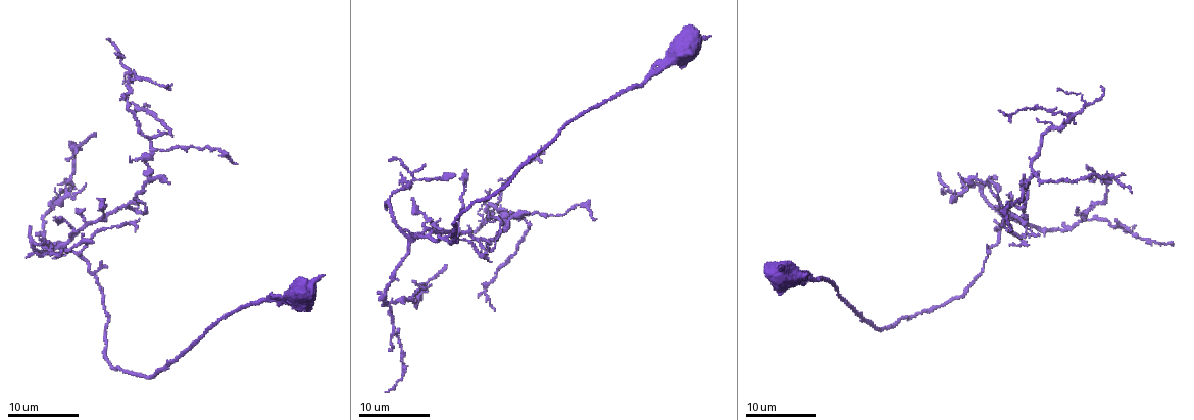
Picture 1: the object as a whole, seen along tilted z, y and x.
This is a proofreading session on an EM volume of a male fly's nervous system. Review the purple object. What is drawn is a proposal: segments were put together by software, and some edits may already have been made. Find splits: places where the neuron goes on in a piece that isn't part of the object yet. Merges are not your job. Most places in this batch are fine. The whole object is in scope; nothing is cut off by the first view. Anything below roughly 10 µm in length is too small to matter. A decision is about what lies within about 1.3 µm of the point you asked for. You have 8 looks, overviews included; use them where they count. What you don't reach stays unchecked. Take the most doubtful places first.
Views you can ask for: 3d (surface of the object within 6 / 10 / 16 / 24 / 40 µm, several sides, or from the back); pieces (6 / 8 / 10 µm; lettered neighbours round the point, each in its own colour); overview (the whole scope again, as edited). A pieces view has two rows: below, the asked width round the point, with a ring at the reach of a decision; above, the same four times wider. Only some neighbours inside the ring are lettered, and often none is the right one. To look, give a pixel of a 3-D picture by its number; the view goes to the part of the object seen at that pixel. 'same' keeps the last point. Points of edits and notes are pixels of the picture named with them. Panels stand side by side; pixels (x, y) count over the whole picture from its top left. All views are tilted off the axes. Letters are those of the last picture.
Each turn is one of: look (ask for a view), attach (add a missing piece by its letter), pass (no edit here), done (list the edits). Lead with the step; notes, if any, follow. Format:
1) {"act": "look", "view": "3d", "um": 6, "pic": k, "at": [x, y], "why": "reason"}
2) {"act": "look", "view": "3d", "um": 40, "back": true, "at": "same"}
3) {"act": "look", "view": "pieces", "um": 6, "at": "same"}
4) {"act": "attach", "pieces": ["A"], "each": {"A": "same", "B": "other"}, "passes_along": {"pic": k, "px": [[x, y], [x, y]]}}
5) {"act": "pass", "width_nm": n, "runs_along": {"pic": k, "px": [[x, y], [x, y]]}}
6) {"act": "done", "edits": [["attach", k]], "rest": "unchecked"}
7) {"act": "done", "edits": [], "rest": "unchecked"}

{"act": "look", "view": "3d", "um": 10, "pic": 1, "at": [445, 267], "why": "an open end"}

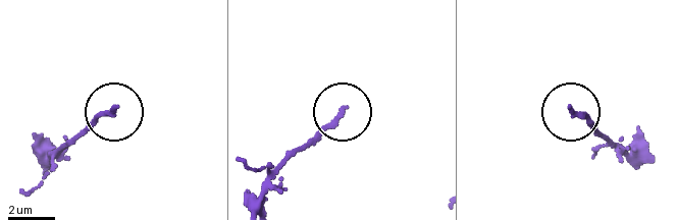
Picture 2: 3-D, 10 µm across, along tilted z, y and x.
{"act": "look", "view": "pieces", "um": 10, "pic": 2, "at": [569, 107], "why": "what lies round it"}

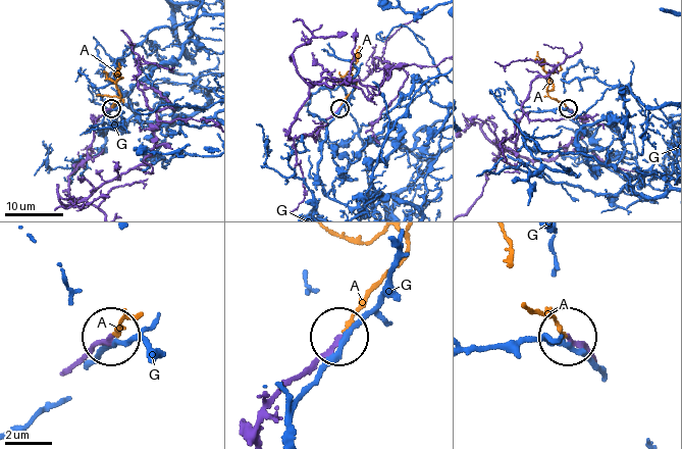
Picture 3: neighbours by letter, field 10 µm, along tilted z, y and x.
{"act": "attach", "pieces": ["A"], "width_nm": 150, "each": {"A": "same", "G": "other"}, "passes_along": {"pic": 3, "px": [[68, 366], [139, 311]]}, "found": "the neuron continues"}

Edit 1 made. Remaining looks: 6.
{"act": "look", "view": "overview"}

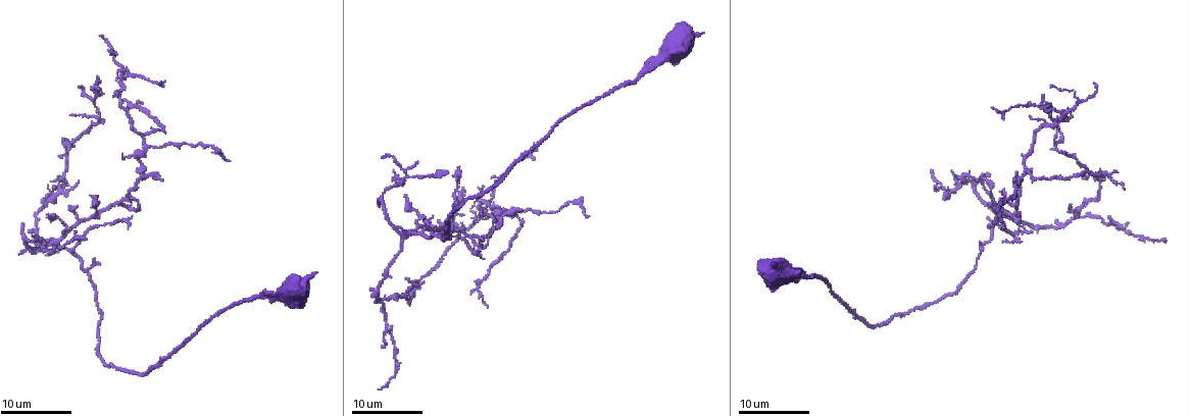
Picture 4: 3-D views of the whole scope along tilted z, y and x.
{"act": "look", "view": "pieces", "um": 10, "pic": 4, "at": [83, 238]}

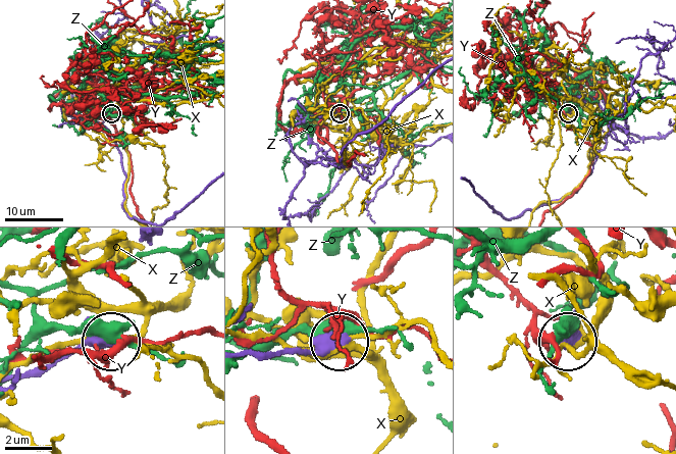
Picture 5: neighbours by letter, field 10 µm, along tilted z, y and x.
{"act": "pass", "width_nm": 350, "each": {"X": "other", "Y": "other", "Z": "other"}, "found": "no lettered piece goes on from it"}

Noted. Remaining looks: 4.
{"act": "look", "view": "pieces", "um": 6, "pic": 4, "at": [22, 226], "why": "an open end"}

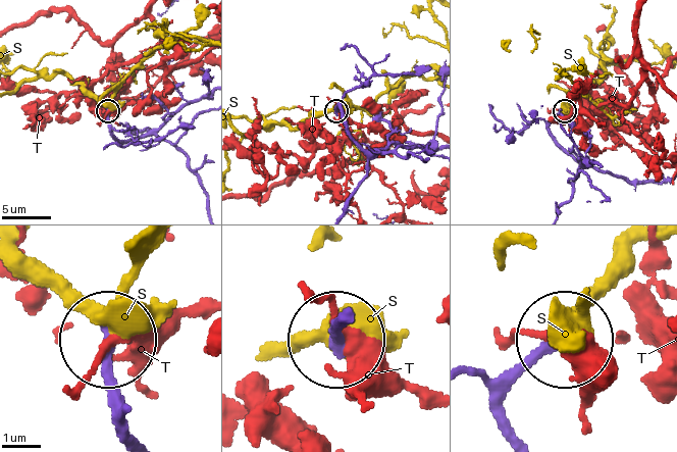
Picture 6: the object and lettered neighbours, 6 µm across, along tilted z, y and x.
{"act": "pass", "each": {"S": "other", "T": "other"}, "runs_along": {"pic": 6, "px": [[125, 432], [106, 345]]}, "found": "none of them fits"}

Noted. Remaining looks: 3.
{"act": "look", "view": "pieces", "um": 6, "pic": 4, "at": [978, 242], "why": "tapers out"}

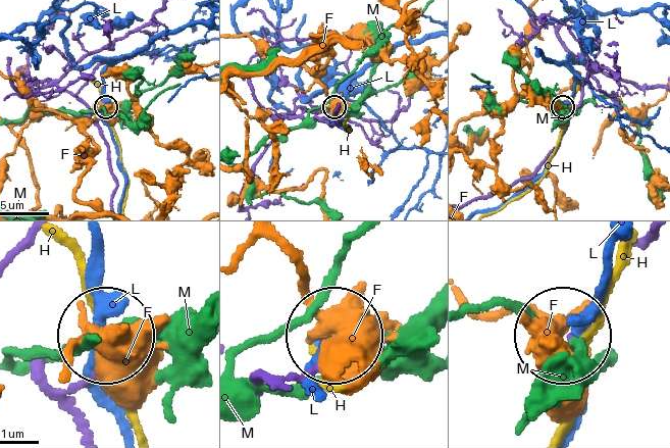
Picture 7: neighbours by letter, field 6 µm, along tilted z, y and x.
{"act": "pass", "each": {"F": "other", "H": "other", "L": "other", "M": "other"}, "found": "no lettered piece goes on from it"}

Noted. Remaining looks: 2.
{"act": "done", "edits": [["attach", 3]], "rest": "unchecked"}

